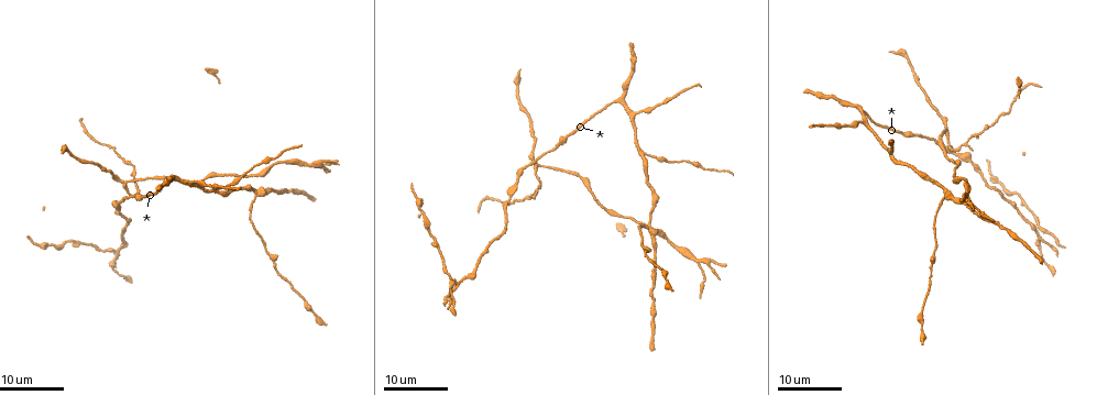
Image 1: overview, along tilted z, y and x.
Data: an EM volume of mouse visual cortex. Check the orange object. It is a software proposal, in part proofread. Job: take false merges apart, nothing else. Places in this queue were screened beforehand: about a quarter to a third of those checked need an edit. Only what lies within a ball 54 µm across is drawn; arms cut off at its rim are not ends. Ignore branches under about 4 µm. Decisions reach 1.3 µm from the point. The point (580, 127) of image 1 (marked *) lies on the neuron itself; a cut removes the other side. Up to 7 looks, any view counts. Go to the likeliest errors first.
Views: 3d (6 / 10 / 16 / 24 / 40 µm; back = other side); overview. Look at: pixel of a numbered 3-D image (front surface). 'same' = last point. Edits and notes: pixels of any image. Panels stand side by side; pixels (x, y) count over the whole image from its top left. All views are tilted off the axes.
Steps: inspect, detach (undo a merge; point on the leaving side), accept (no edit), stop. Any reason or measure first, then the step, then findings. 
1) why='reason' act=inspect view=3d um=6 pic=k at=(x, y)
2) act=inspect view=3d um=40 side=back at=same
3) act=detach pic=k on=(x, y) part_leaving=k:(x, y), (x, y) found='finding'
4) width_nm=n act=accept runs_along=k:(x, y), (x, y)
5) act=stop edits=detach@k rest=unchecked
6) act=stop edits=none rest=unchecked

why='four arms meet' act=inspect view=3d um=24 pic=1 at=(458, 280)

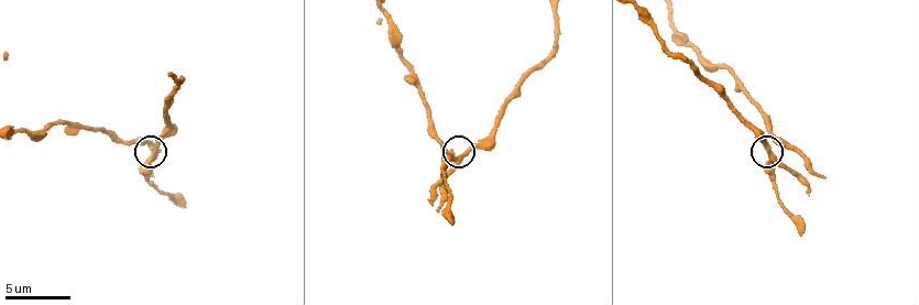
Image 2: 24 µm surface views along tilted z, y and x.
act=inspect view=3d um=10 pic=2 at=(771, 155)

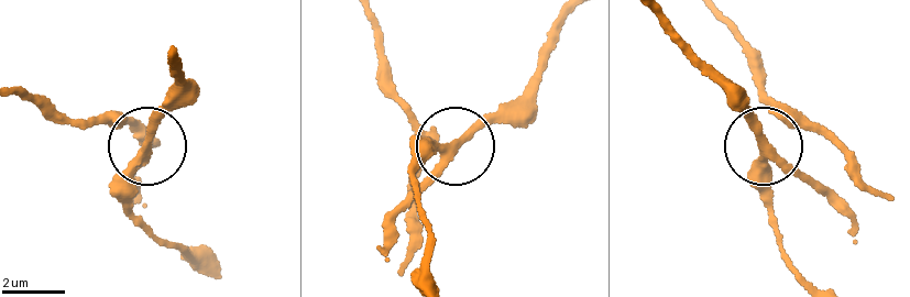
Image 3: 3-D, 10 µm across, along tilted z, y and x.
act=inspect view=3d um=10 side=back pic=3 at=(456, 143)

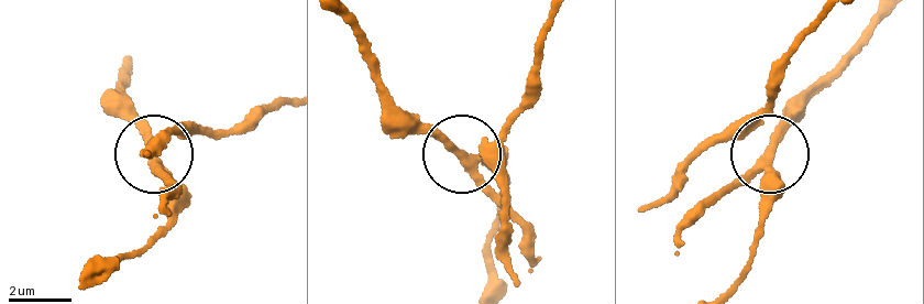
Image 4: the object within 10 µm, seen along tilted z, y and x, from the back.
width_nm=240 act=accept runs_along=4:(883, 18), (839, 73), (805, 97), (770, 151), (761, 220) found='all the same neuron'

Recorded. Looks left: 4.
why='three arms meet' act=inspect view=3d um=24 pic=1 at=(641, 154)

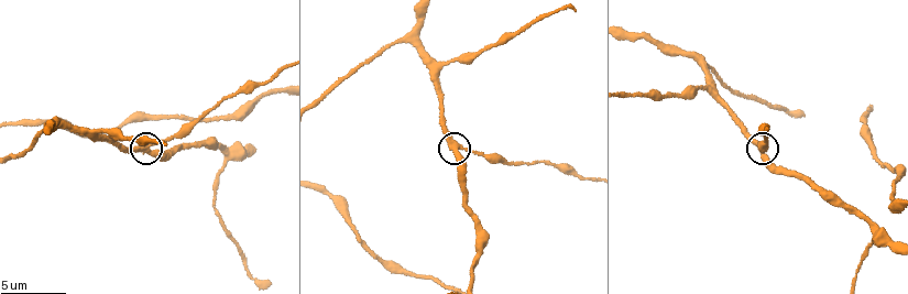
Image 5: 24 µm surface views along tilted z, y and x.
act=inspect view=3d um=10 pic=5 at=(456, 146)

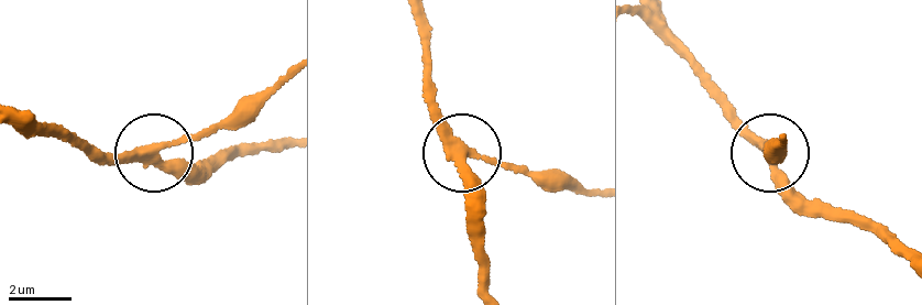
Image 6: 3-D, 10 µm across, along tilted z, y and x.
arms=3 act=accept runs_along=6:(410, 17), (438, 112), (453, 139), (546, 183) found='continuous, no second neuron'

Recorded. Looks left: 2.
act=inspect view=3d um=16 pic=5 at=(230, 159)

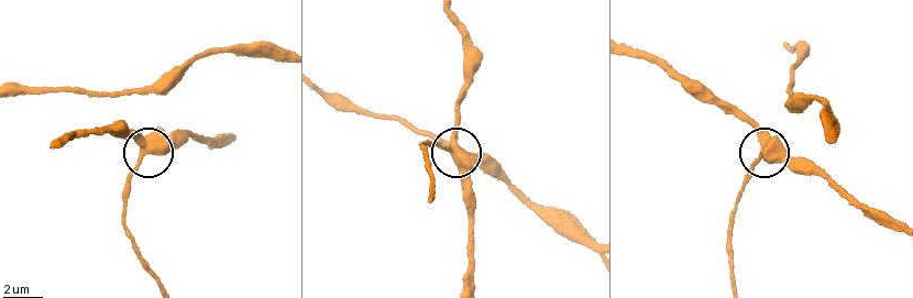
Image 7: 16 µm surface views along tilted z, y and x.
act=accept runs_along=7:(451, 21), (464, 54), (451, 139), (464, 197) found='one neuron here'

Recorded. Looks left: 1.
why='arms part here' act=inspect view=3d um=10 pic=5 at=(710, 90)

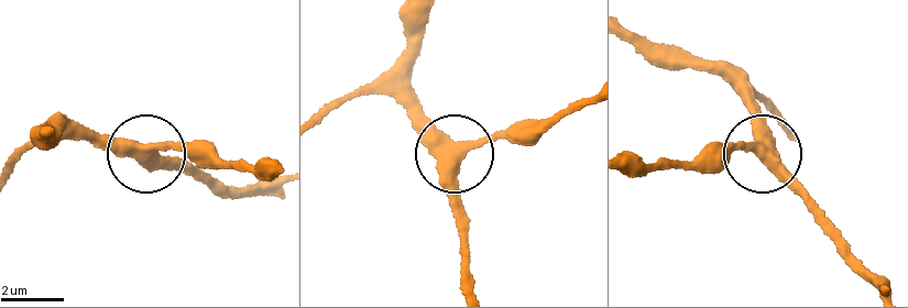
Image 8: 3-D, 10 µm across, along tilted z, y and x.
side_arm_um=13 act=accept runs_along=8:(320, 113), (360, 97), (401, 99), (460, 153), (522, 120) found='one neuron here'

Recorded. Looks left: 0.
act=stop edits=none rest=unchecked

